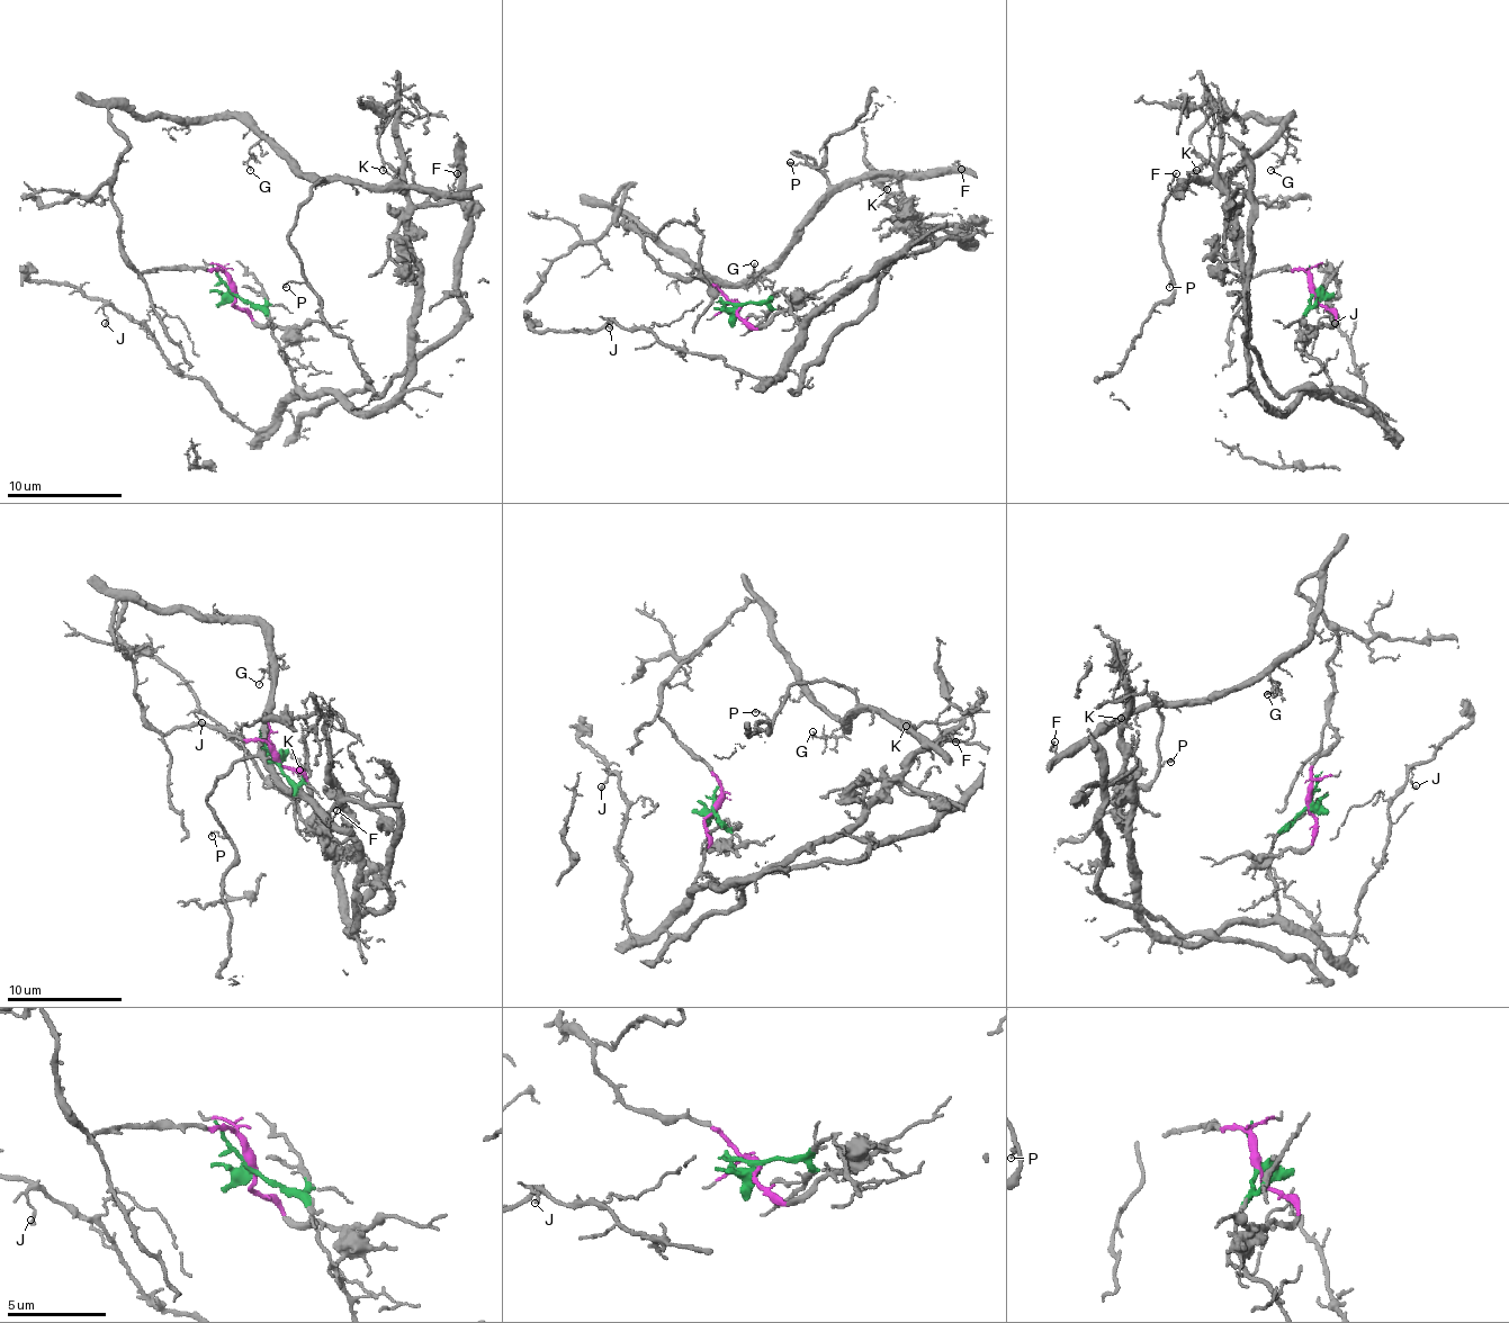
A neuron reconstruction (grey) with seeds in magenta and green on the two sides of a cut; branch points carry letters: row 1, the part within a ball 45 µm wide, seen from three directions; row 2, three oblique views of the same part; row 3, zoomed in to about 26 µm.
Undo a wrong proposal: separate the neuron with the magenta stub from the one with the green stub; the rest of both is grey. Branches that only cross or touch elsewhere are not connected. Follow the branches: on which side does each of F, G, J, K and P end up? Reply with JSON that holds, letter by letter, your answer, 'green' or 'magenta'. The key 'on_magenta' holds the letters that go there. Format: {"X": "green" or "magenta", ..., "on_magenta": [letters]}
{"F": "magenta", "G": "magenta", "J": "green", "K": "magenta", "P": "magenta", "on_magenta": ["F", "G", "K", "P"]}

